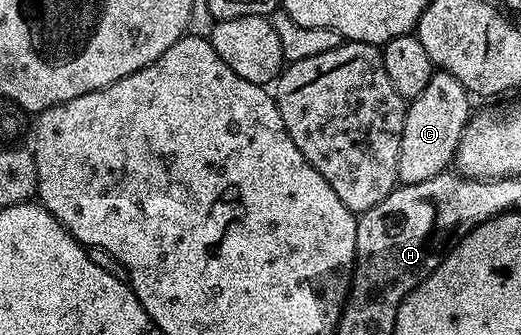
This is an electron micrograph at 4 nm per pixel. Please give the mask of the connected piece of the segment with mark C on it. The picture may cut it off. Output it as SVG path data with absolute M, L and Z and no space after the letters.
M437 69L427 81L423 93L408 100L403 121L403 137L399 145L399 173L401 183L431 181L457 158L457 146L470 121L470 92L451 73Z

